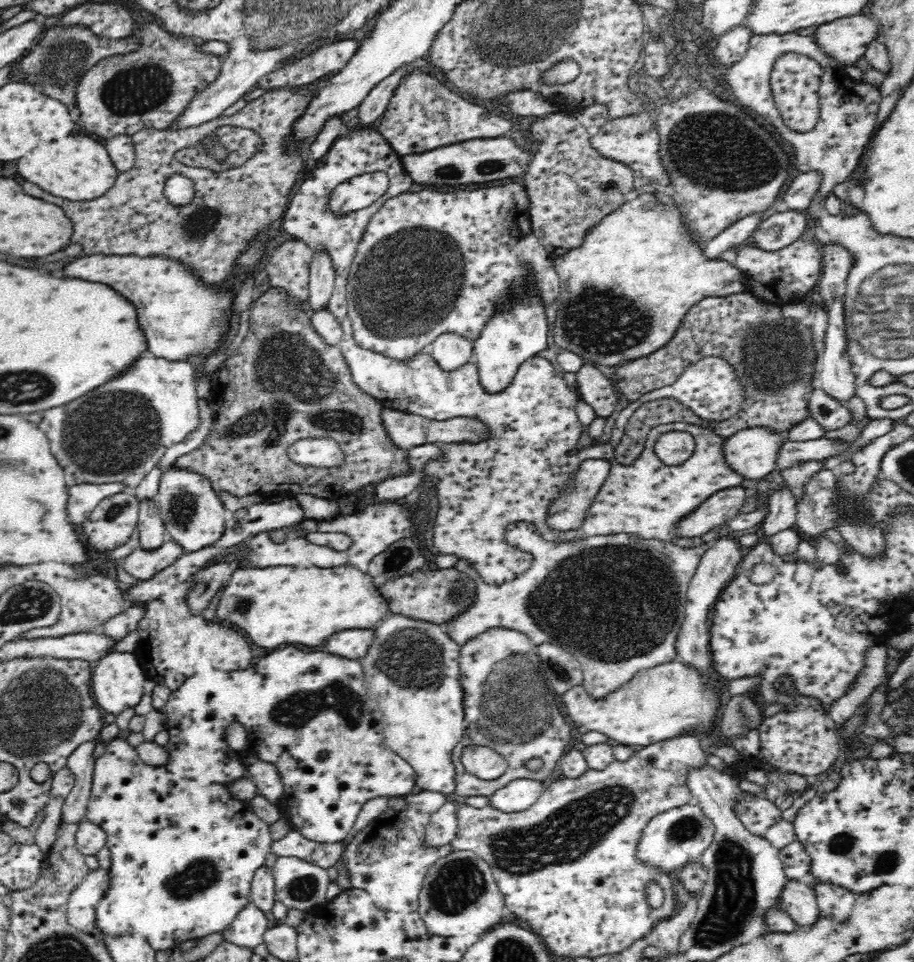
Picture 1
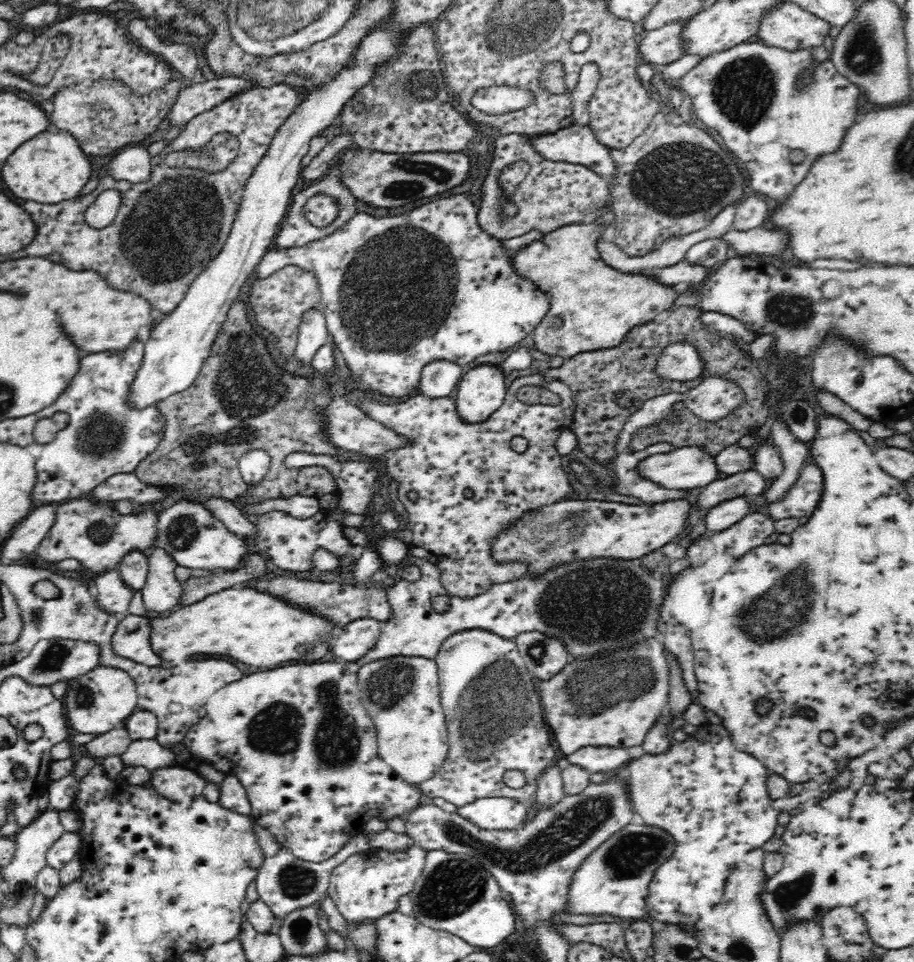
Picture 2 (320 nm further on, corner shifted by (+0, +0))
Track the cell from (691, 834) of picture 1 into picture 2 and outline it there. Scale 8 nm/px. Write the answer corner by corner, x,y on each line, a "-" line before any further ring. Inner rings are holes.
632,822
613,834
588,856
570,888
571,912
582,915
611,915
627,924
647,914
648,888
656,870
672,858
676,841
664,827

